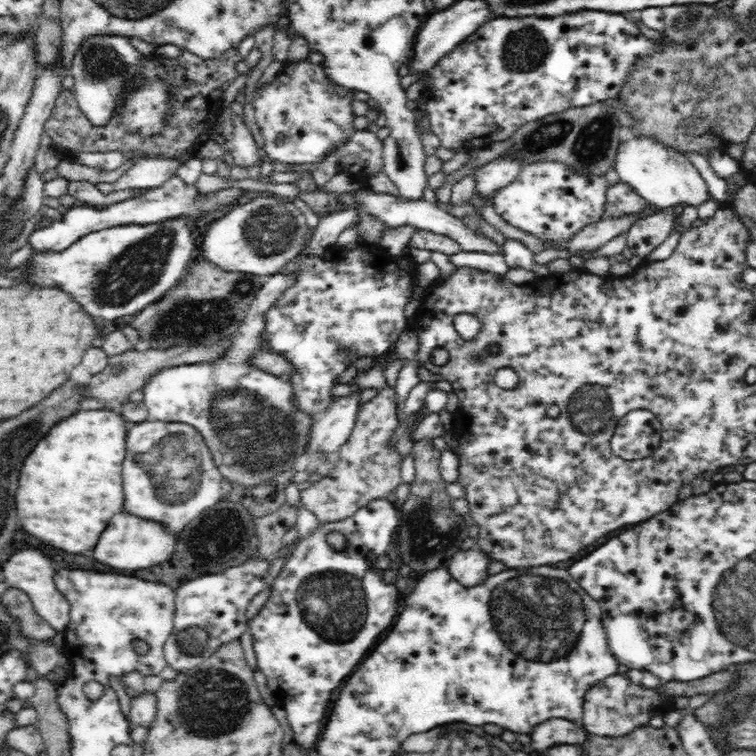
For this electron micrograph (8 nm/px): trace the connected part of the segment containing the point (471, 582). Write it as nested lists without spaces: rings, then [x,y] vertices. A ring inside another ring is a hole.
[[[485,548],[460,549],[449,562],[448,570],[465,587],[476,586],[489,577],[488,565],[491,561],[492,555]]]

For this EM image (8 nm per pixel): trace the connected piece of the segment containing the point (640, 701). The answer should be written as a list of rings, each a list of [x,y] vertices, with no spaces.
[[[616,673],[604,678],[586,693],[585,704],[582,706],[583,726],[589,735],[608,738],[626,736],[632,730],[648,725],[654,716],[666,716],[674,709],[673,699],[668,695],[660,695],[656,689],[640,687],[626,675]]]

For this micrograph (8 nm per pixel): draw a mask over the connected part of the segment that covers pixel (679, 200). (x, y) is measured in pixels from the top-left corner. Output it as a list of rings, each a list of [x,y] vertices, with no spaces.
[[[632,138],[622,142],[616,150],[614,168],[624,185],[631,186],[636,194],[654,208],[672,209],[672,206],[699,207],[706,200],[712,200],[708,186],[700,172],[683,154],[668,149],[651,138]]]

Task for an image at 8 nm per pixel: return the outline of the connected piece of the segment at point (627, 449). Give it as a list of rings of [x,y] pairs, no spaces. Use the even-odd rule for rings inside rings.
[[[632,410],[614,425],[610,451],[626,461],[646,459],[661,444],[662,430],[650,410]]]

